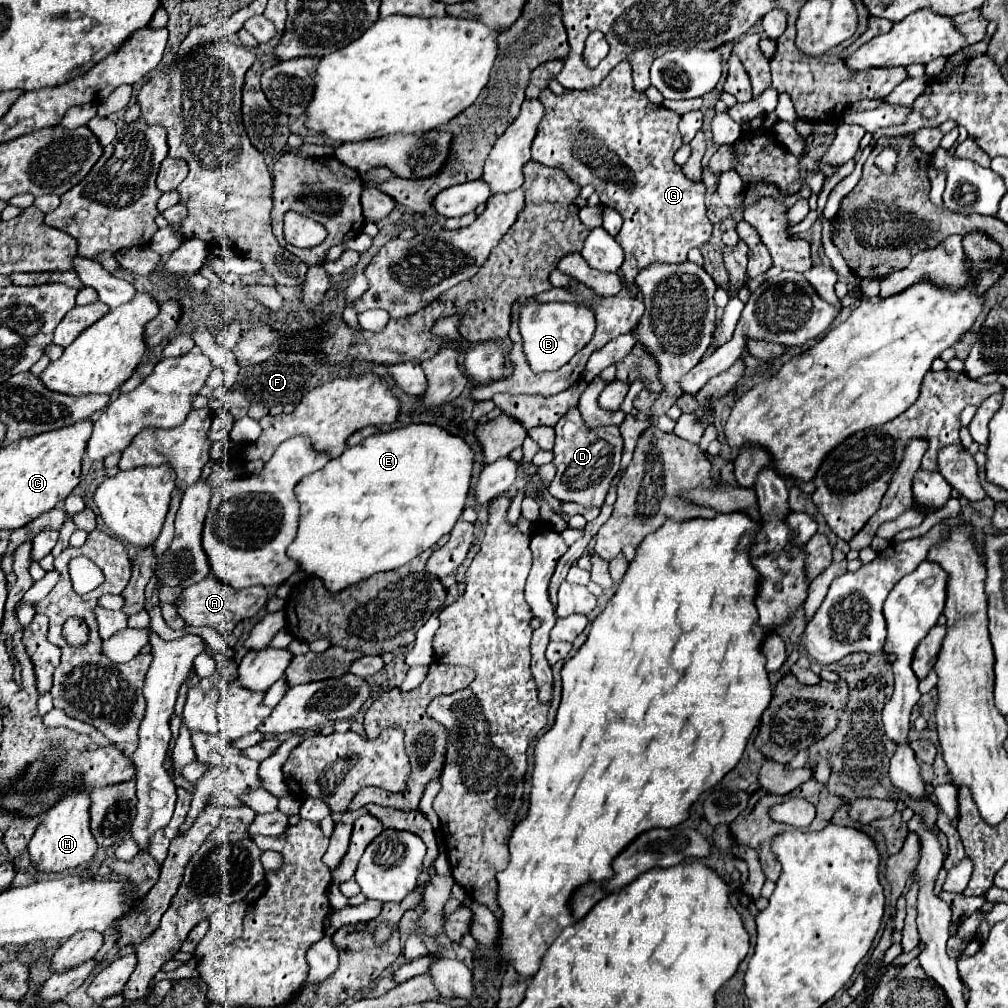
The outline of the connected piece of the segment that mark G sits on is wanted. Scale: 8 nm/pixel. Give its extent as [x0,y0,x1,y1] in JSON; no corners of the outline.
[531,62,713,296]

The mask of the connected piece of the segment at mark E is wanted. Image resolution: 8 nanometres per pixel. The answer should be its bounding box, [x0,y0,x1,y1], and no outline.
[287,422,475,592]

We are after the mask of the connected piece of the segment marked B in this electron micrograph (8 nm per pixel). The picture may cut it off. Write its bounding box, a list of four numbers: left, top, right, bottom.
[519,298,595,372]

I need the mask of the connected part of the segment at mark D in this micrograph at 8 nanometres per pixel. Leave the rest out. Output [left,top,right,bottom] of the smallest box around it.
[549,410,623,506]

